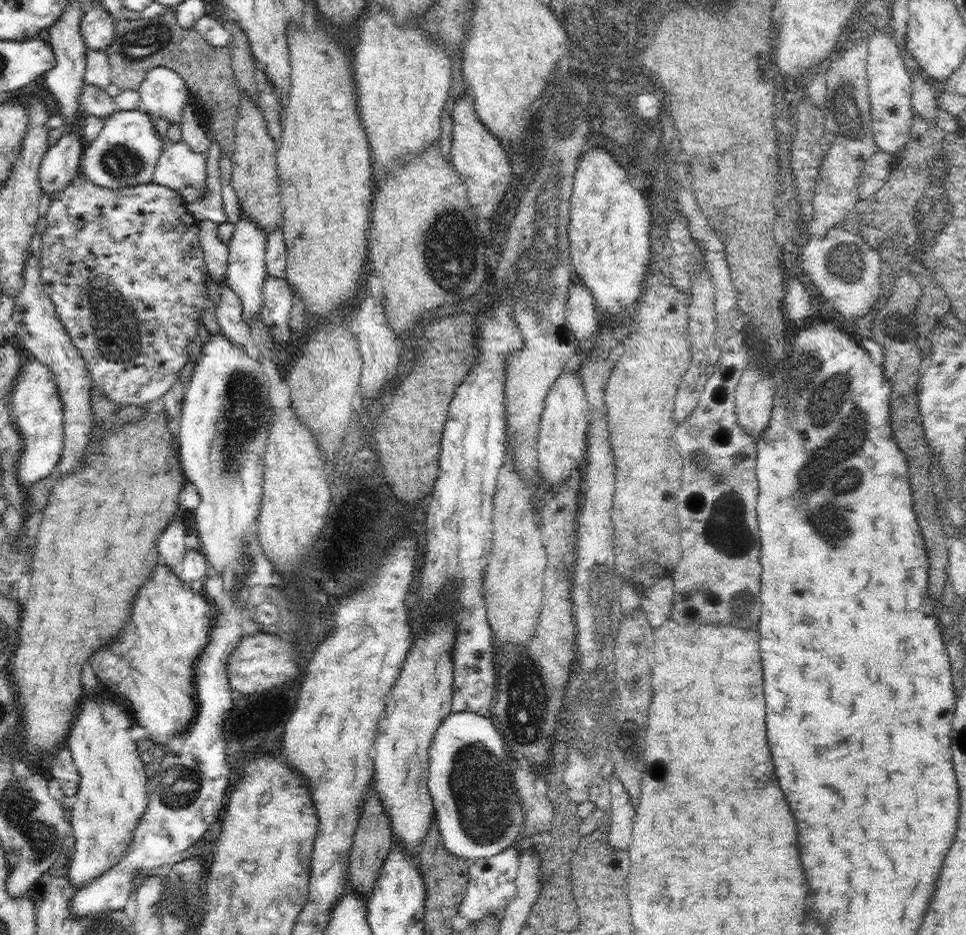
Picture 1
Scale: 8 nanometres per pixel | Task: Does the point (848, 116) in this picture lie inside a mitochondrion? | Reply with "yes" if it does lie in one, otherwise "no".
yes

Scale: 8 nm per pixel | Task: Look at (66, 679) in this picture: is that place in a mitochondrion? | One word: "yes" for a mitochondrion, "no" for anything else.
no

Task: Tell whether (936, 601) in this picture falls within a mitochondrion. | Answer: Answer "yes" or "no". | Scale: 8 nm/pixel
no

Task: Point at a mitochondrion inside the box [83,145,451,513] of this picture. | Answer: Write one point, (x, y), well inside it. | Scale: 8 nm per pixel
(243, 417)

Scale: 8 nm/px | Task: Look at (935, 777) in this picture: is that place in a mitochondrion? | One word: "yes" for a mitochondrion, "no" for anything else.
no

